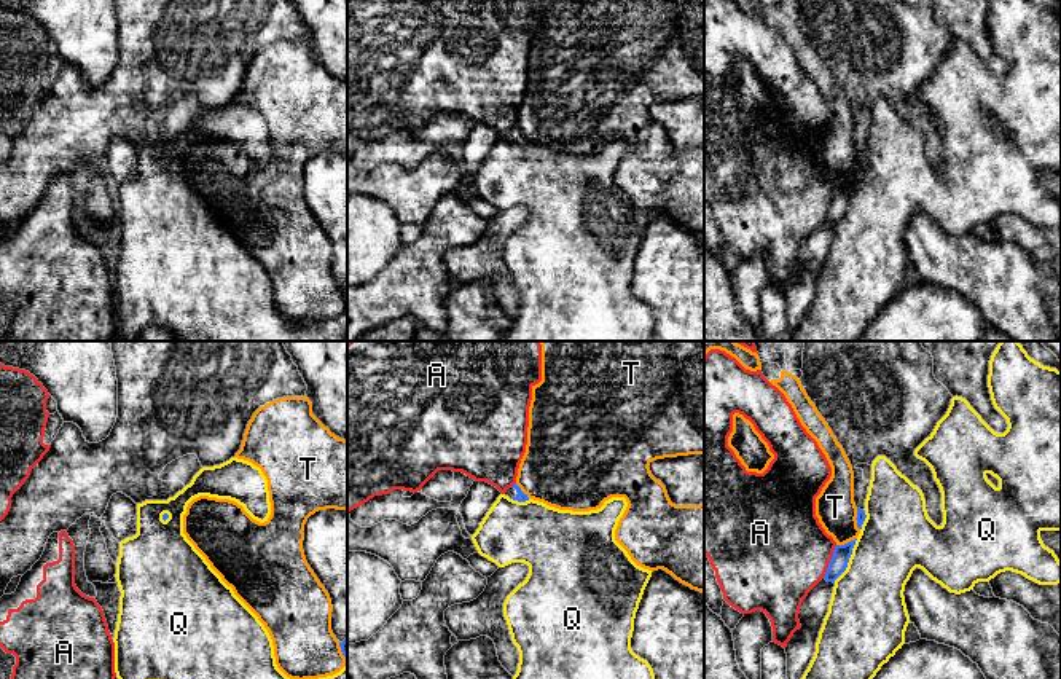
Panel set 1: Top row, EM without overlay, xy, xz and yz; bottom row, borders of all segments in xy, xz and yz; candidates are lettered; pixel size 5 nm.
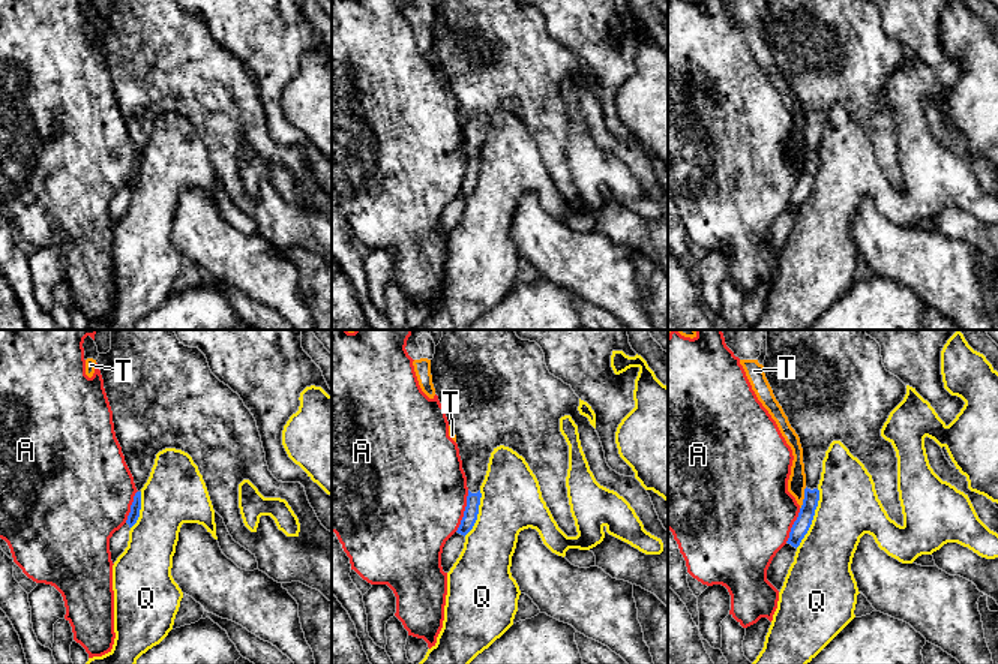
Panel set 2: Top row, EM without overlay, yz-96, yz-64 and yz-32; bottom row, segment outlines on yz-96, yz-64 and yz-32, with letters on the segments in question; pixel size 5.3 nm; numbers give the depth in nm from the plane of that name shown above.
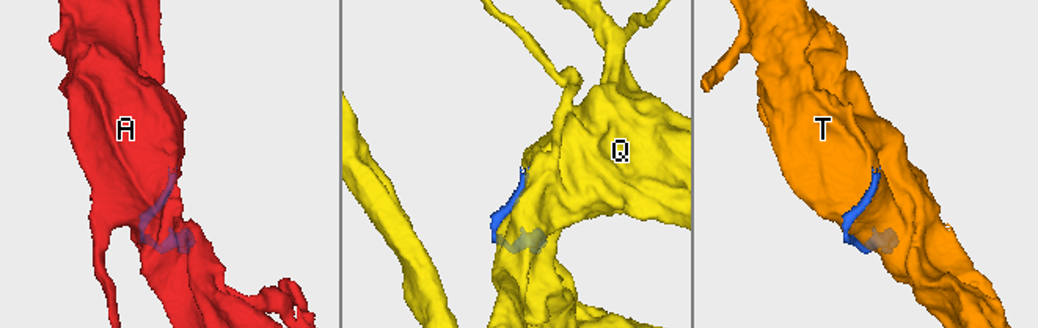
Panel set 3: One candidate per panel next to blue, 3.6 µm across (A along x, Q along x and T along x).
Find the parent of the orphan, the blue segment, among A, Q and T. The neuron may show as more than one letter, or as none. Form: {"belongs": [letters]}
{"belongs": []}

